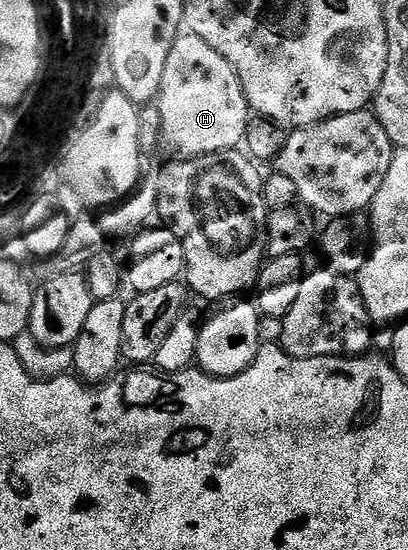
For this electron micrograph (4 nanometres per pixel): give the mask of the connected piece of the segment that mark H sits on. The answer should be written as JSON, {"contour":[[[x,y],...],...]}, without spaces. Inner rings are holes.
{"contour":[[[191,35],[176,38],[170,59],[166,59],[158,104],[162,115],[160,136],[163,144],[168,144],[176,152],[173,154],[184,159],[235,150],[248,130],[250,110],[242,83],[234,67],[230,67],[230,63],[206,43],[206,39]]]}

